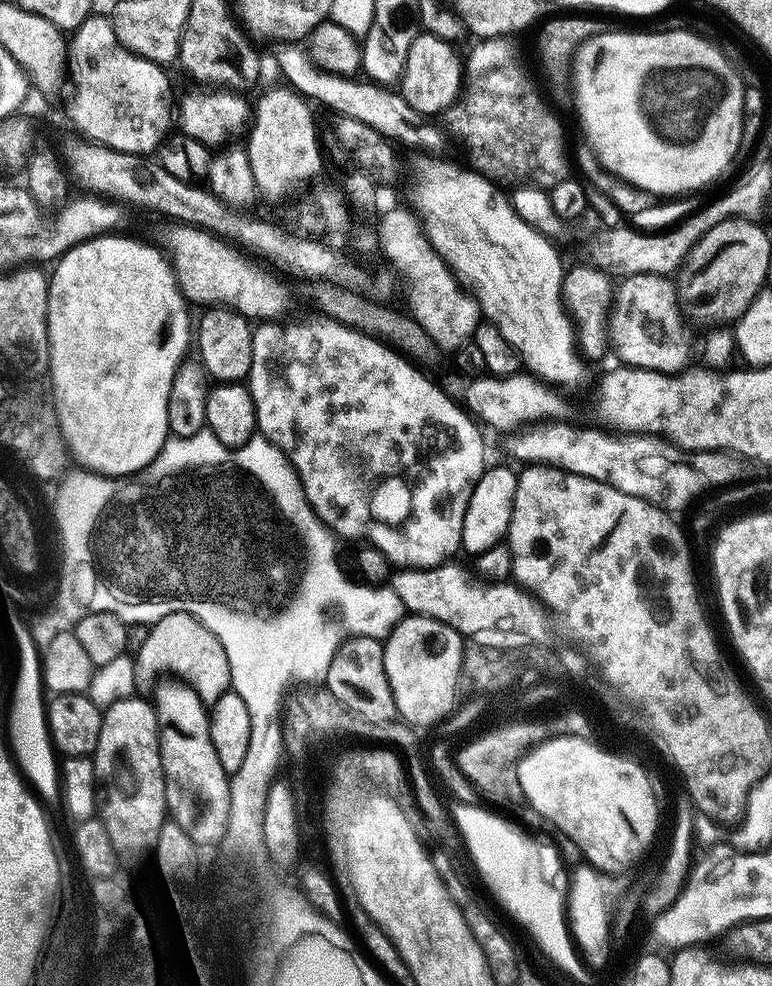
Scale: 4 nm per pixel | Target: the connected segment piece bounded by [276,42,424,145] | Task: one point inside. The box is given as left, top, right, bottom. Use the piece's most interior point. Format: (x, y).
(380, 106)

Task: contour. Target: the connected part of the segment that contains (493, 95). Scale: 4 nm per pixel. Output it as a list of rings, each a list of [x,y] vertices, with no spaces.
[[[484,38],[469,50],[468,56],[466,52],[466,91],[463,96],[447,112],[443,113],[442,120],[448,123],[448,128],[457,136],[458,139],[464,143],[465,148],[468,150],[468,156],[472,159],[471,167],[475,169],[481,177],[495,182],[497,185],[512,184],[511,186],[528,185],[532,188],[541,188],[549,190],[554,188],[558,183],[563,180],[569,179],[572,164],[568,161],[568,140],[564,137],[564,124],[555,116],[557,113],[554,111],[553,105],[536,89],[536,84],[532,81],[532,76],[528,73],[528,68],[524,64],[520,64],[520,52],[512,45],[513,41],[508,38]]]

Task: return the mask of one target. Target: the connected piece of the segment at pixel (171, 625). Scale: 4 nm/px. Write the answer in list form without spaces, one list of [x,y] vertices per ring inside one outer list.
[[[185,612],[164,615],[147,631],[148,636],[135,653],[135,689],[139,695],[147,695],[153,689],[156,676],[160,672],[178,674],[189,687],[198,693],[201,701],[210,706],[231,685],[232,665],[226,658],[219,639],[196,617]]]

